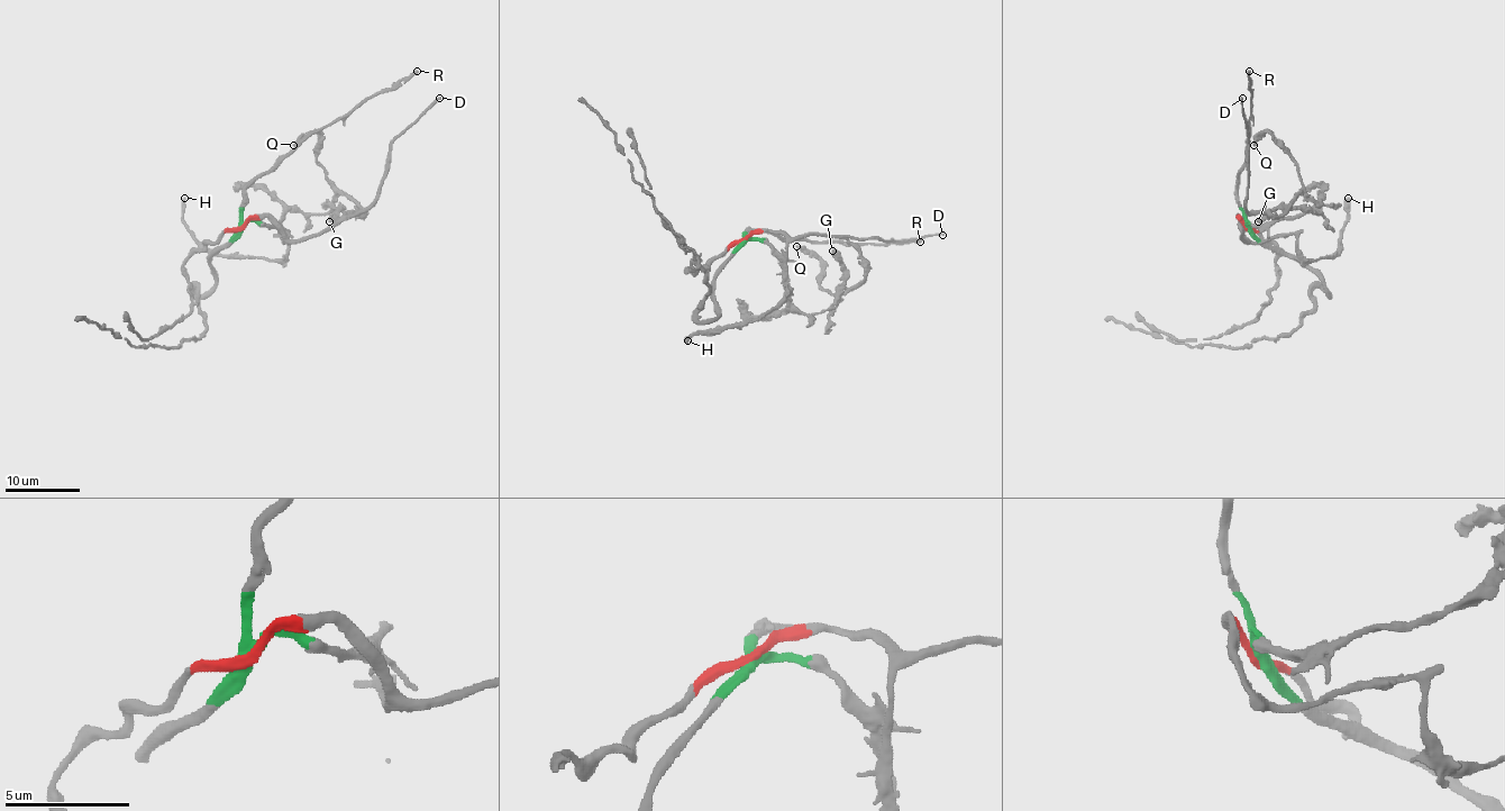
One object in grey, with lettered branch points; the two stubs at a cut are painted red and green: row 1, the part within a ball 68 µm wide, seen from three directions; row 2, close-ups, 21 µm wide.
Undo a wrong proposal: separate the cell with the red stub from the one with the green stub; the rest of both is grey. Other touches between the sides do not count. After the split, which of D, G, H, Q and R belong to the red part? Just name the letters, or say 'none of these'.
D, H, Q

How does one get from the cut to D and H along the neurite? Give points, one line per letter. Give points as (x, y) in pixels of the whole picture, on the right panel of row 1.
D: (1246, 227), (1239, 216), (1239, 229), (1244, 240), (1248, 146), (1242, 98)
H: (1246, 227), (1239, 216), (1246, 238), (1293, 233), (1304, 260), (1326, 257), (1348, 220), (1348, 197)

